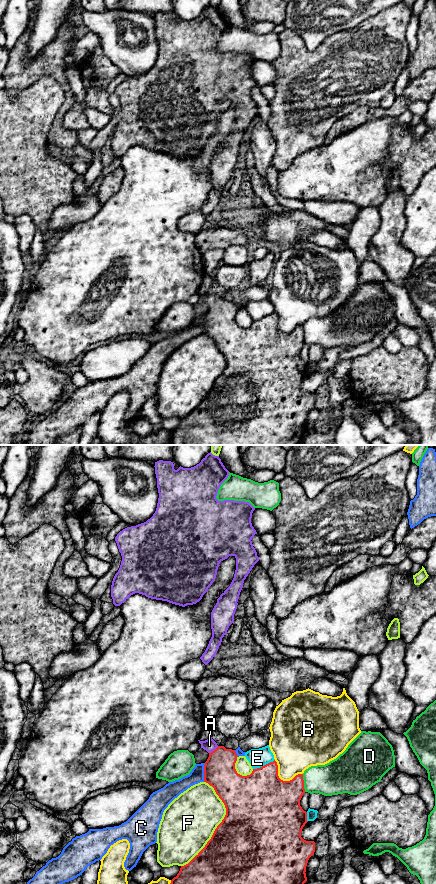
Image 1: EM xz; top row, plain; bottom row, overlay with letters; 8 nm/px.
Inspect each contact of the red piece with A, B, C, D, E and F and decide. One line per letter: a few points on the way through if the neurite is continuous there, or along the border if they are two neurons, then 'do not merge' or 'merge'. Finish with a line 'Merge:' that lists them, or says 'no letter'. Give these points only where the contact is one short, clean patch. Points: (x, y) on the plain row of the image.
A: across xz (219, 322), (219, 308), (214, 302), (209, 297) | merge
B: do not merge
C: along xz (205, 315), (203, 333) | do not merge
D: do not merge
E: do not merge
F: do not merge
Merge: A

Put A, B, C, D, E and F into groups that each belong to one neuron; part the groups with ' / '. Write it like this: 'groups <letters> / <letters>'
groups A / B / C / D / E / F

